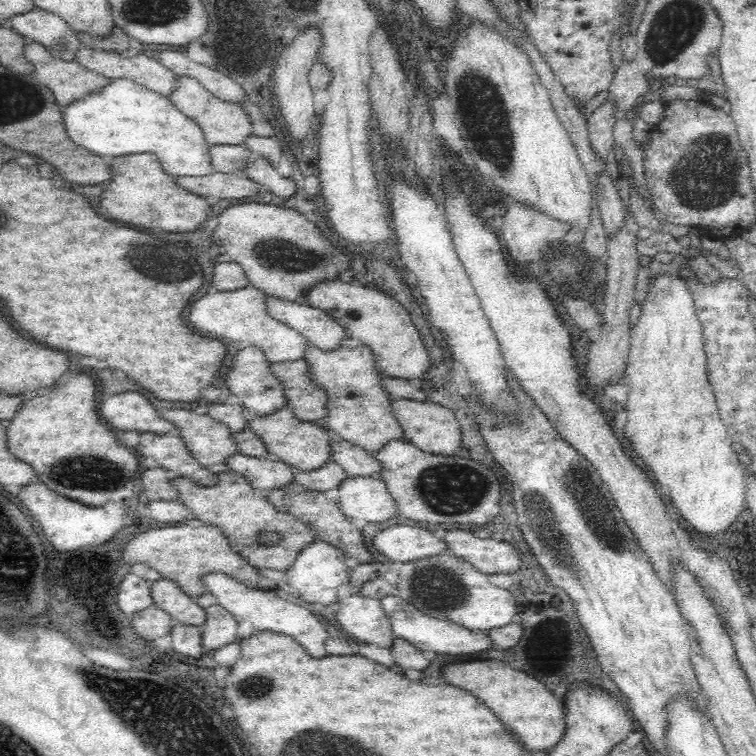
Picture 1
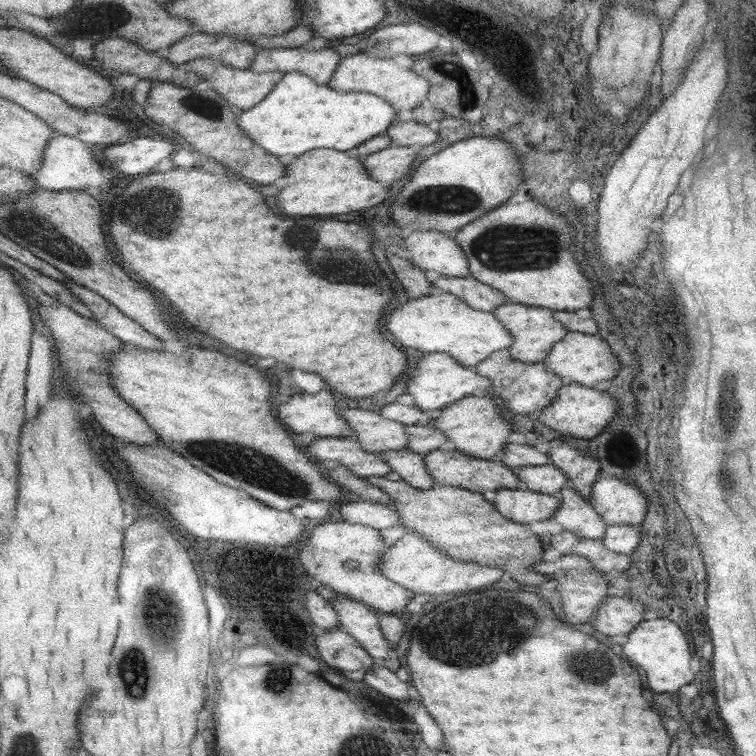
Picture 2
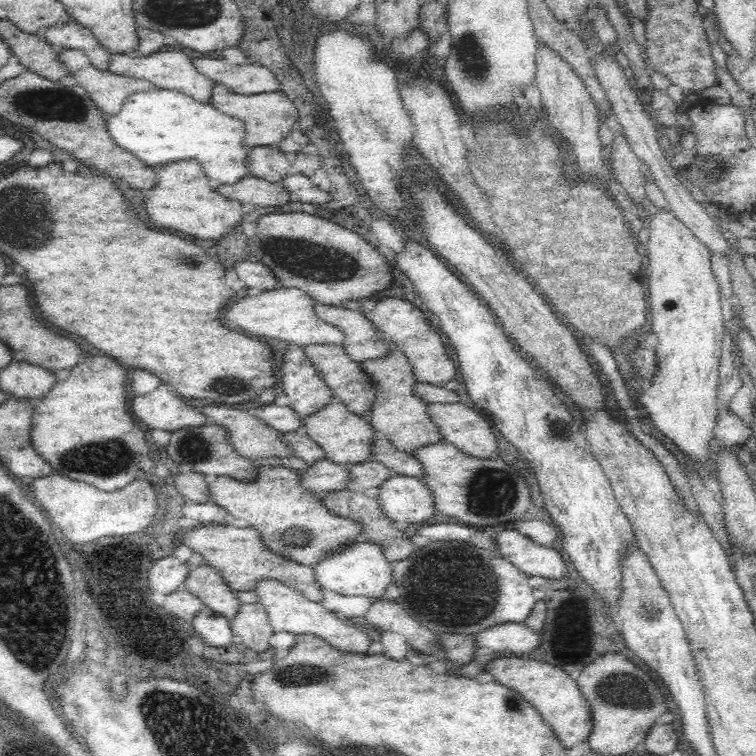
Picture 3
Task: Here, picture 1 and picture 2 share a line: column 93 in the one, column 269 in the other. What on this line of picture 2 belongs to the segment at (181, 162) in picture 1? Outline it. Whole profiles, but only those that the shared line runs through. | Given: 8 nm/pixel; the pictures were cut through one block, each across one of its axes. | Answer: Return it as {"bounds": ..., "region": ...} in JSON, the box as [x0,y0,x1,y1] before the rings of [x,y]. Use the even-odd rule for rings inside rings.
{"bounds":[240,71,399,157],"region":[[[296,71],[286,74],[264,103],[242,111],[240,125],[272,154],[296,157],[323,148],[355,152],[368,140],[386,133],[399,118],[398,109],[383,96],[371,92],[340,92]]]}

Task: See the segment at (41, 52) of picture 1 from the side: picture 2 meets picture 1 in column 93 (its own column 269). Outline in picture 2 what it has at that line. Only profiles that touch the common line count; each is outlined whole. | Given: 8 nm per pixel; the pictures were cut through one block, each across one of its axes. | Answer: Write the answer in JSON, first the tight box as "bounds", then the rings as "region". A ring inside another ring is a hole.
{"bounds":[181,57,286,111],"region":[[[202,57],[187,62],[181,67],[182,70],[194,71],[202,75],[204,80],[210,81],[216,91],[222,93],[228,102],[240,108],[241,111],[250,110],[258,106],[258,104],[264,103],[264,100],[268,99],[269,94],[275,90],[276,86],[279,86],[280,82],[284,80],[284,76],[286,76],[284,72],[257,73],[252,68],[239,69],[230,67],[230,65],[222,63],[222,61],[218,61],[218,59],[212,59],[212,57]]]}

